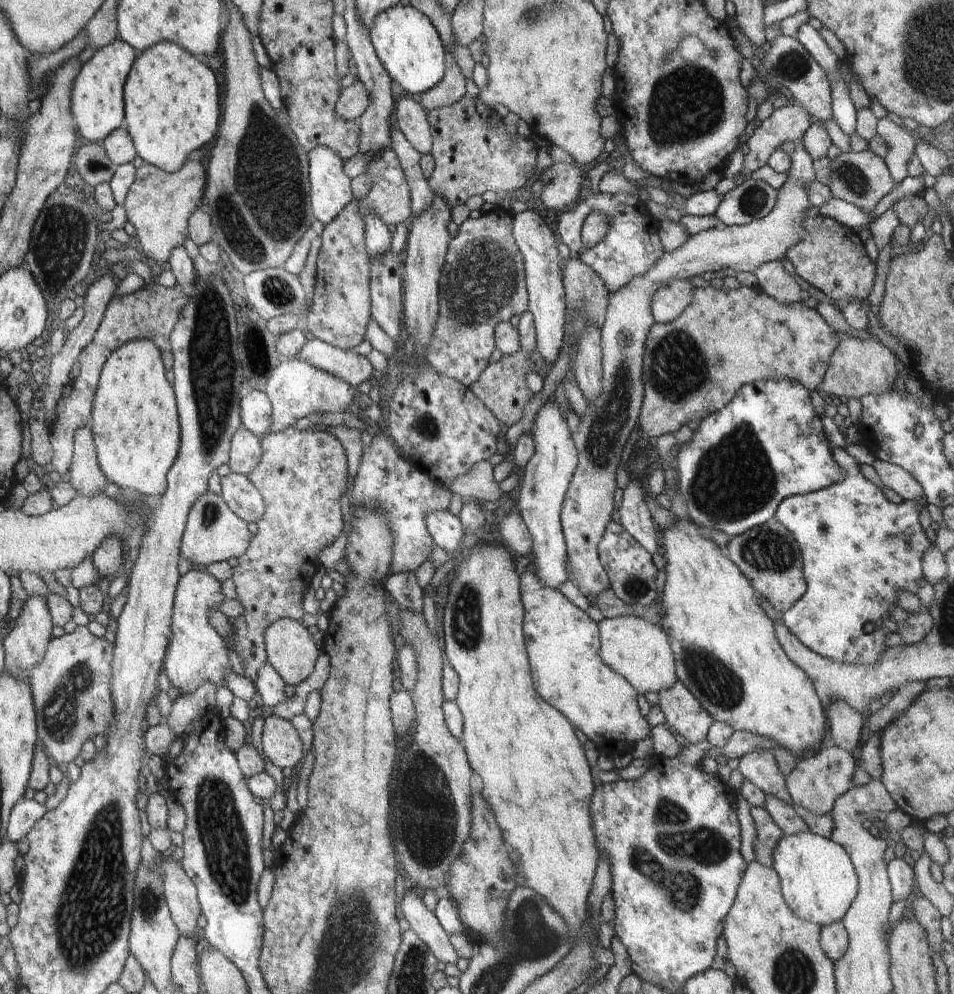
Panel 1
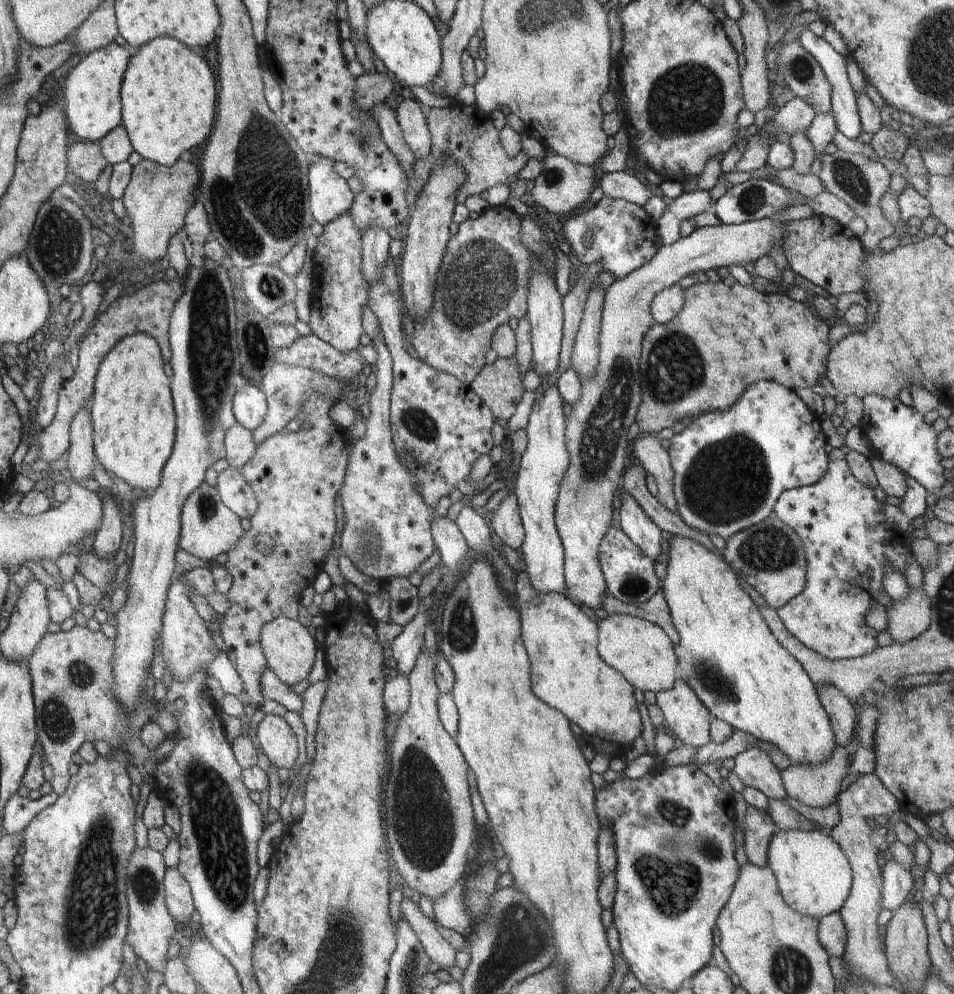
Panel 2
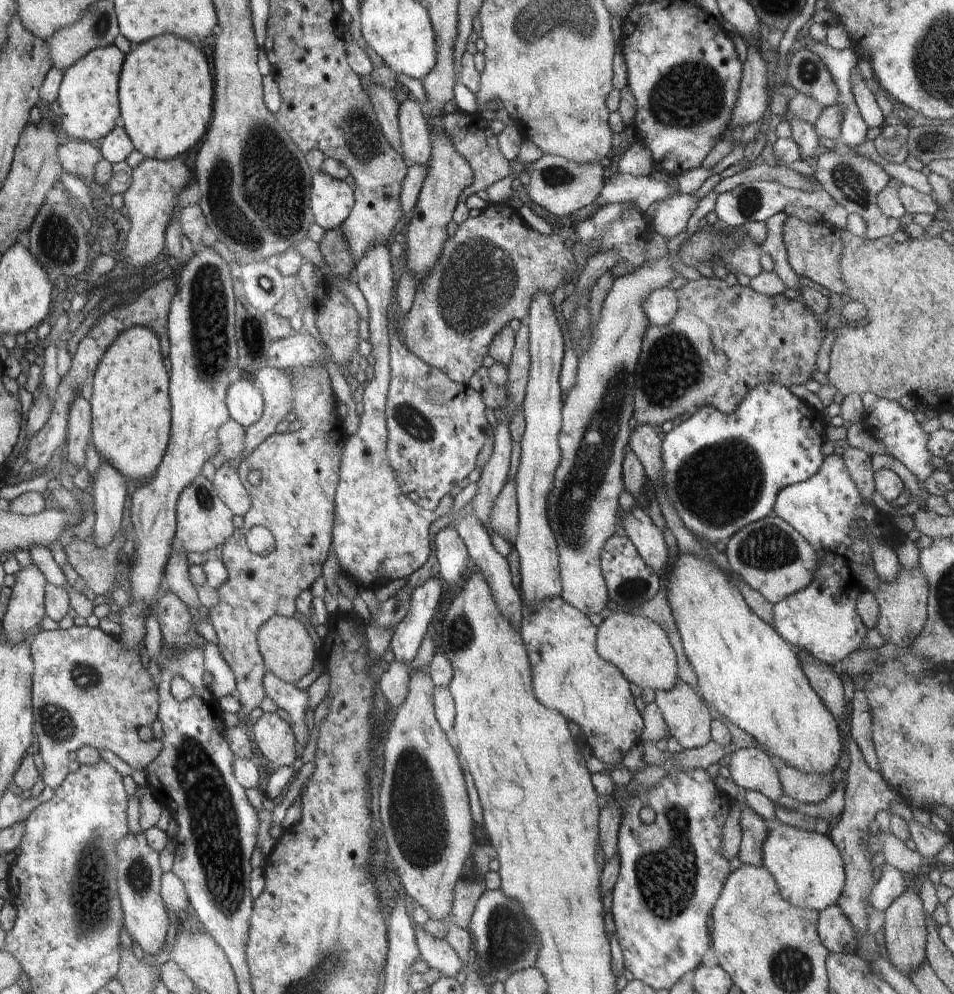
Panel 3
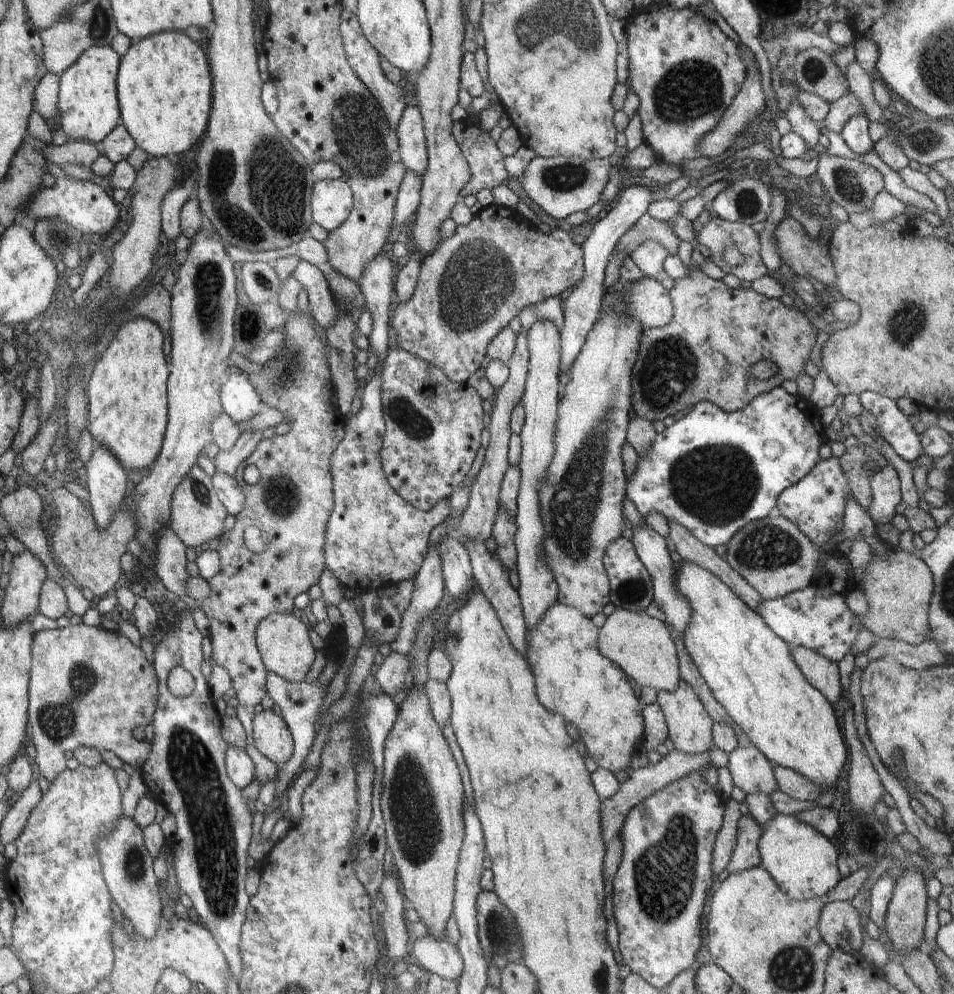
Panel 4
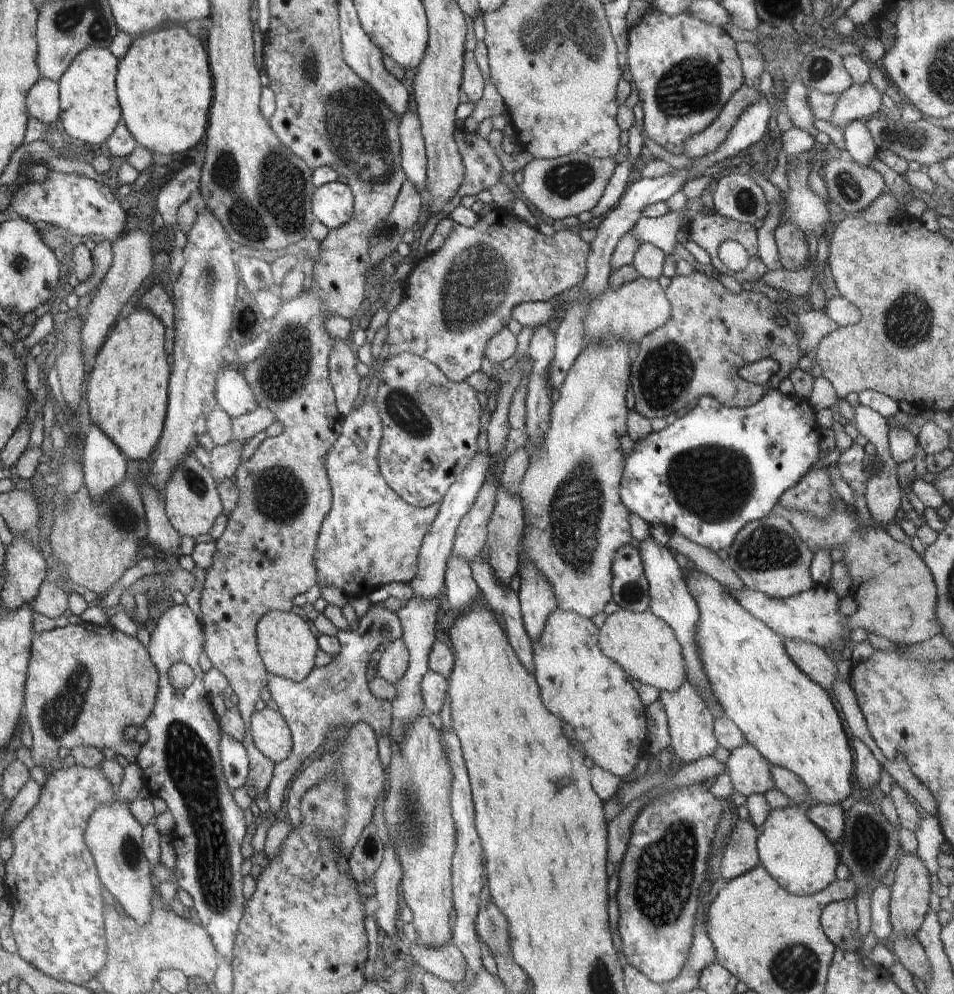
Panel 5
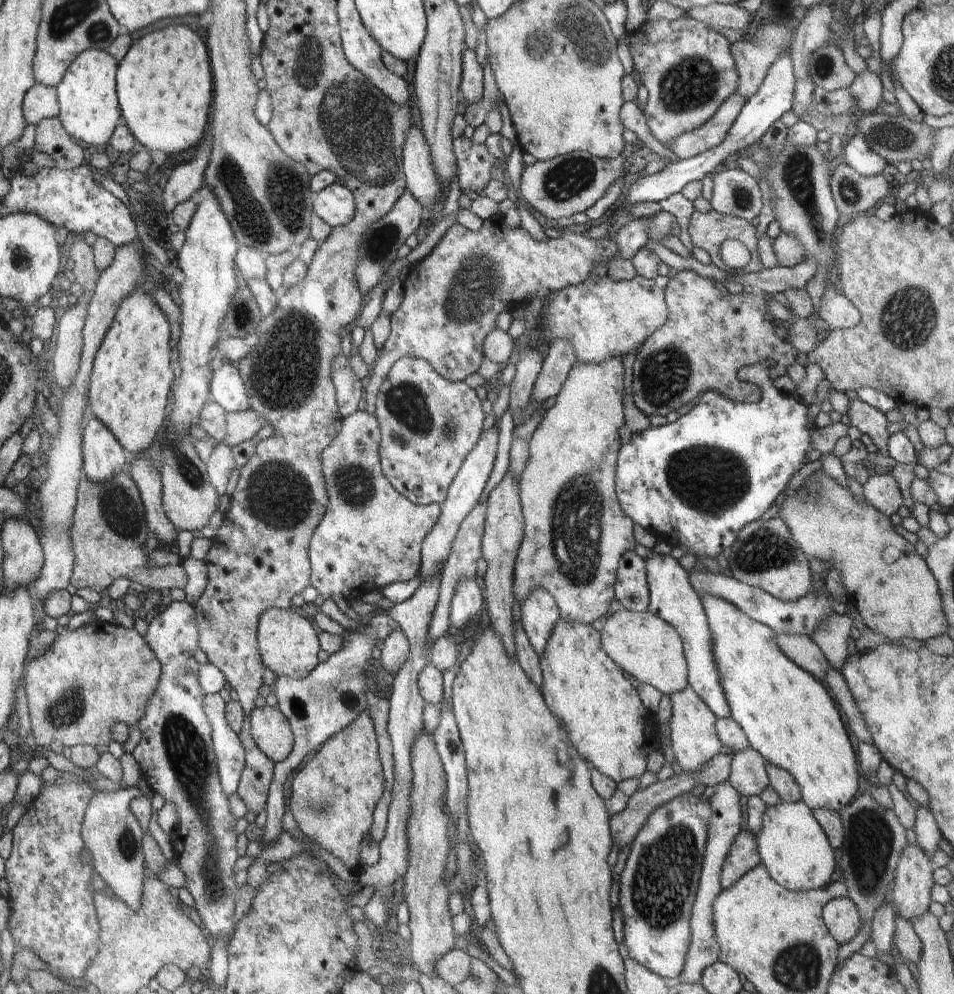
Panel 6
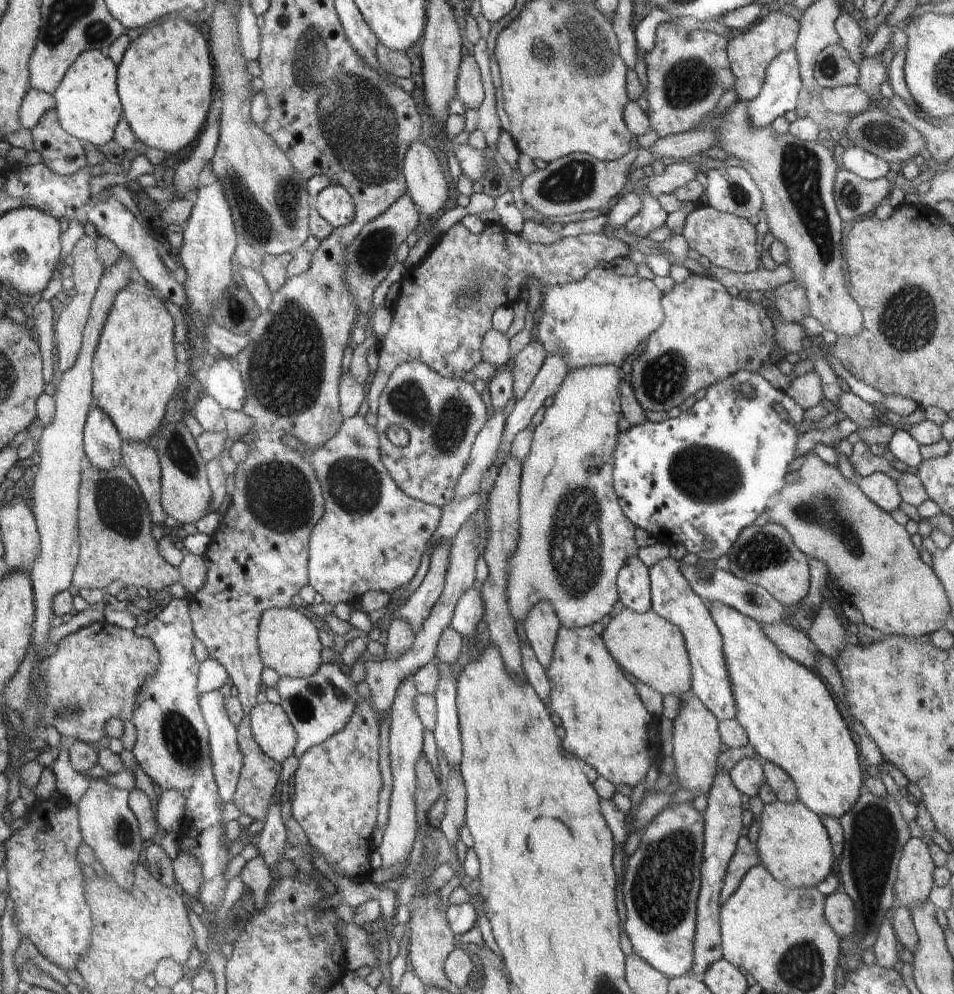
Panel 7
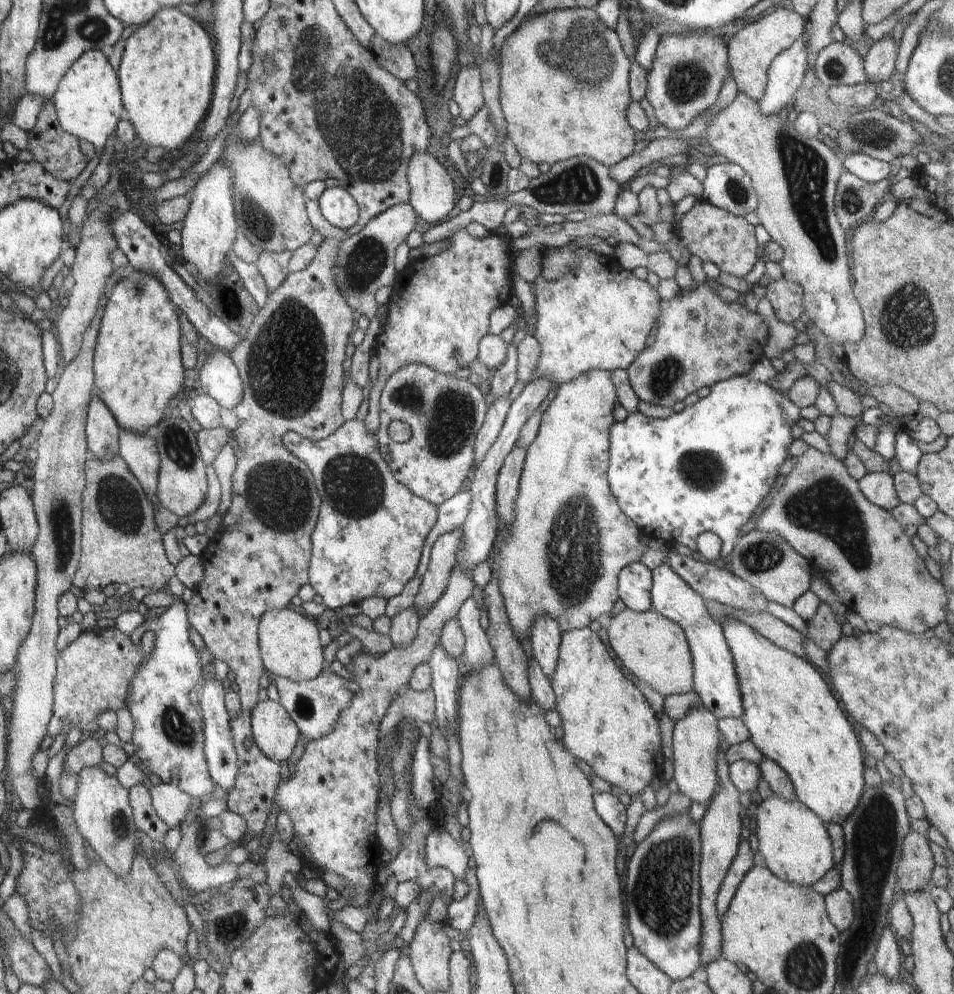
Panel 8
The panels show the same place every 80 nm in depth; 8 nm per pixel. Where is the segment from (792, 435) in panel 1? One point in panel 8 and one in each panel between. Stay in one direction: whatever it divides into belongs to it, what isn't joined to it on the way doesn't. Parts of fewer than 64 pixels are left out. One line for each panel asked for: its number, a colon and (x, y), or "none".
2: (730, 466)
3: (722, 471)
4: (713, 472)
5: (715, 469)
6: (696, 482)
7: (709, 473)
8: (705, 469)

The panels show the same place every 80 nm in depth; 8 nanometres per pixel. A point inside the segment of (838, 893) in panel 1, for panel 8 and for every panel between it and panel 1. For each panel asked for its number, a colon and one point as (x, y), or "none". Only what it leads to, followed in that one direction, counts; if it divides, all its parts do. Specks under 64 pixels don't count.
2: (814, 876)
3: (807, 867)
4: (803, 862)
5: (794, 851)
6: (793, 847)
7: (792, 843)
8: (794, 842)

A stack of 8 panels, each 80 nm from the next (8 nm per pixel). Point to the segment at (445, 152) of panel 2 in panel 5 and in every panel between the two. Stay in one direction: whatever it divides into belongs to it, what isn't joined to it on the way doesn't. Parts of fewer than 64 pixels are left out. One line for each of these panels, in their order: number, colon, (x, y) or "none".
3: (471, 135)
4: (486, 163)
5: (483, 167)

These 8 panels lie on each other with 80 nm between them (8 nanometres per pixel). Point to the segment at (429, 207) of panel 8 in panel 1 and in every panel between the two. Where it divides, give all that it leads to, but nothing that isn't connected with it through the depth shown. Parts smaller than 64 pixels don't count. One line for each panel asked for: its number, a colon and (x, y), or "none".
1: (412, 120)
2: (415, 128)
3: (415, 131)
4: (412, 142)
5: (413, 153)
6: (421, 180)
7: (427, 186)

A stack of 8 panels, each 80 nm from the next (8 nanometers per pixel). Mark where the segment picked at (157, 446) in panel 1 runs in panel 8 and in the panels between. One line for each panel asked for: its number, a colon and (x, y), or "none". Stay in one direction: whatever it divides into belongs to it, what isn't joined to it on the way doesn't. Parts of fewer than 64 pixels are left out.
2: (134, 426)
3: (131, 421)
4: (127, 395)
5: (127, 388)
6: (131, 378)
7: (133, 371)
8: (137, 366)

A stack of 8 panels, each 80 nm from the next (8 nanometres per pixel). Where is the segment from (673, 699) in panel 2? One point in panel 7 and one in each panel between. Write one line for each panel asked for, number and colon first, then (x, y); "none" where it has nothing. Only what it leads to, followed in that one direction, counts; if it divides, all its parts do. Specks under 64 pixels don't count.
3: (688, 719)
4: (689, 725)
5: (690, 723)
6: (694, 739)
7: (696, 739)

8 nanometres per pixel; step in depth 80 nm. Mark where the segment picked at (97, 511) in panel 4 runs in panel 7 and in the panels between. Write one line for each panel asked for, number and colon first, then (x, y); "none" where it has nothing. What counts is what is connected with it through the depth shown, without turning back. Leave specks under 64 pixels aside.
5: (104, 467)
6: (104, 457)
7: (103, 447)

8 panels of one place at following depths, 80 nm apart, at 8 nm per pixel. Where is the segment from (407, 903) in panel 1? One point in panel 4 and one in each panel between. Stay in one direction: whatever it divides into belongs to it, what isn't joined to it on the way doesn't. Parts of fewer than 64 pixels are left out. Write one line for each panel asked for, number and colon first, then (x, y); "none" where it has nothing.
2: (439, 950)
3: (438, 953)
4: (434, 955)

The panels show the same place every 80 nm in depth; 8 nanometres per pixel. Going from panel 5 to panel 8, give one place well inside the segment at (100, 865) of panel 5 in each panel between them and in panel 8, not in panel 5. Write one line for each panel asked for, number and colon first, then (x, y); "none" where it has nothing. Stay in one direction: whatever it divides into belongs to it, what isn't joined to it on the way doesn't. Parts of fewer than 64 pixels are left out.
6: (111, 833)
7: (108, 825)
8: (101, 809)

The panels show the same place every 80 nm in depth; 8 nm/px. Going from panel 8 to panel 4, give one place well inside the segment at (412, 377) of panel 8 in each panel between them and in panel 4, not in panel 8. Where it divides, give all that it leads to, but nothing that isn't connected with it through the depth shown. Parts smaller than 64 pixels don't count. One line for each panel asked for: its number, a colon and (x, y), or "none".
4: (432, 432)
5: (430, 424)
6: (429, 425)
7: (442, 417)

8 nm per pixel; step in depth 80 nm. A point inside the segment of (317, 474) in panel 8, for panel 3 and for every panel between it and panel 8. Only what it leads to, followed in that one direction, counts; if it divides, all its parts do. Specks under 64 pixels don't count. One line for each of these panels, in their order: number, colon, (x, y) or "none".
3: (379, 535)
4: (375, 539)
5: (371, 537)
6: (370, 536)
7: (372, 535)

